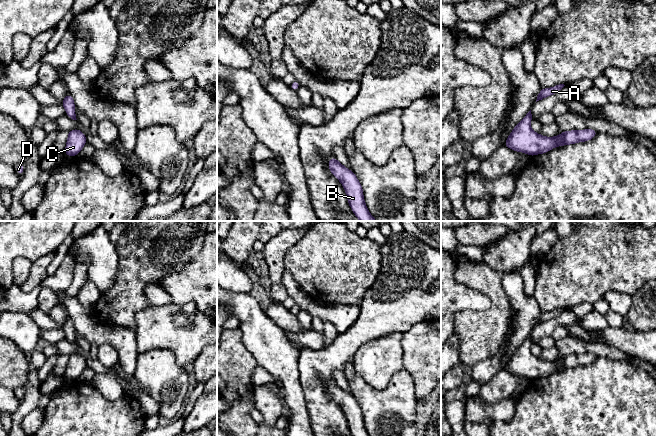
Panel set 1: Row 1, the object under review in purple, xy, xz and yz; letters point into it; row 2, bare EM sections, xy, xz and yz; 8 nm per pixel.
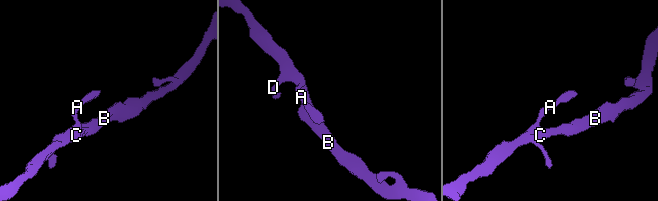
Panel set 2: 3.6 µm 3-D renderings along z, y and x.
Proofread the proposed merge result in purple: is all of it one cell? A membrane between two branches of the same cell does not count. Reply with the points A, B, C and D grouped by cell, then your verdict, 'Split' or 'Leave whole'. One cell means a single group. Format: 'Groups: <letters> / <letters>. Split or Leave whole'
Groups: A B C D. Leave whole

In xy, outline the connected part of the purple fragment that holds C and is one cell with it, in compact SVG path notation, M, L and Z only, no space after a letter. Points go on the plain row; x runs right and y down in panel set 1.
M73 353L68 355L68 363L65 370L65 379L70 381L77 380L86 367L86 360L81 354Z

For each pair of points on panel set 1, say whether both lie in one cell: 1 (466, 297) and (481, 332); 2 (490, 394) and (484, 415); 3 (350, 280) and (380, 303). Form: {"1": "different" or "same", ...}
{"1": "different", "2": "different", "3": "different"}

